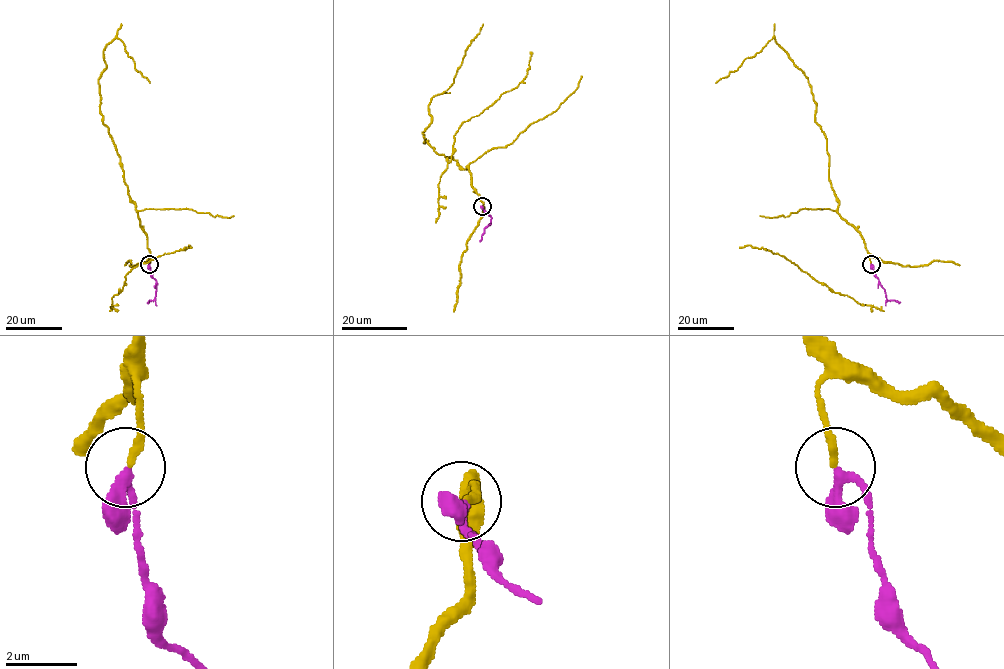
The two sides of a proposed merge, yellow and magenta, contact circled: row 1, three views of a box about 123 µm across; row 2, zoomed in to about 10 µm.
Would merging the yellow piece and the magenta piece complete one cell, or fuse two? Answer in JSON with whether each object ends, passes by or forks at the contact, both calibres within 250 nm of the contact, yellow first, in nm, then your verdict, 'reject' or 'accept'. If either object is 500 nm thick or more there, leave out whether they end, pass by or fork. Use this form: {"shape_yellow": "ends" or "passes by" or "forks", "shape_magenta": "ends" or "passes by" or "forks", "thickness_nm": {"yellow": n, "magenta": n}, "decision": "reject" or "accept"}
{"shape_yellow": "ends", "shape_magenta": "passes by", "thickness_nm": {"yellow": 220, "magenta": 240}, "decision": "accept"}

